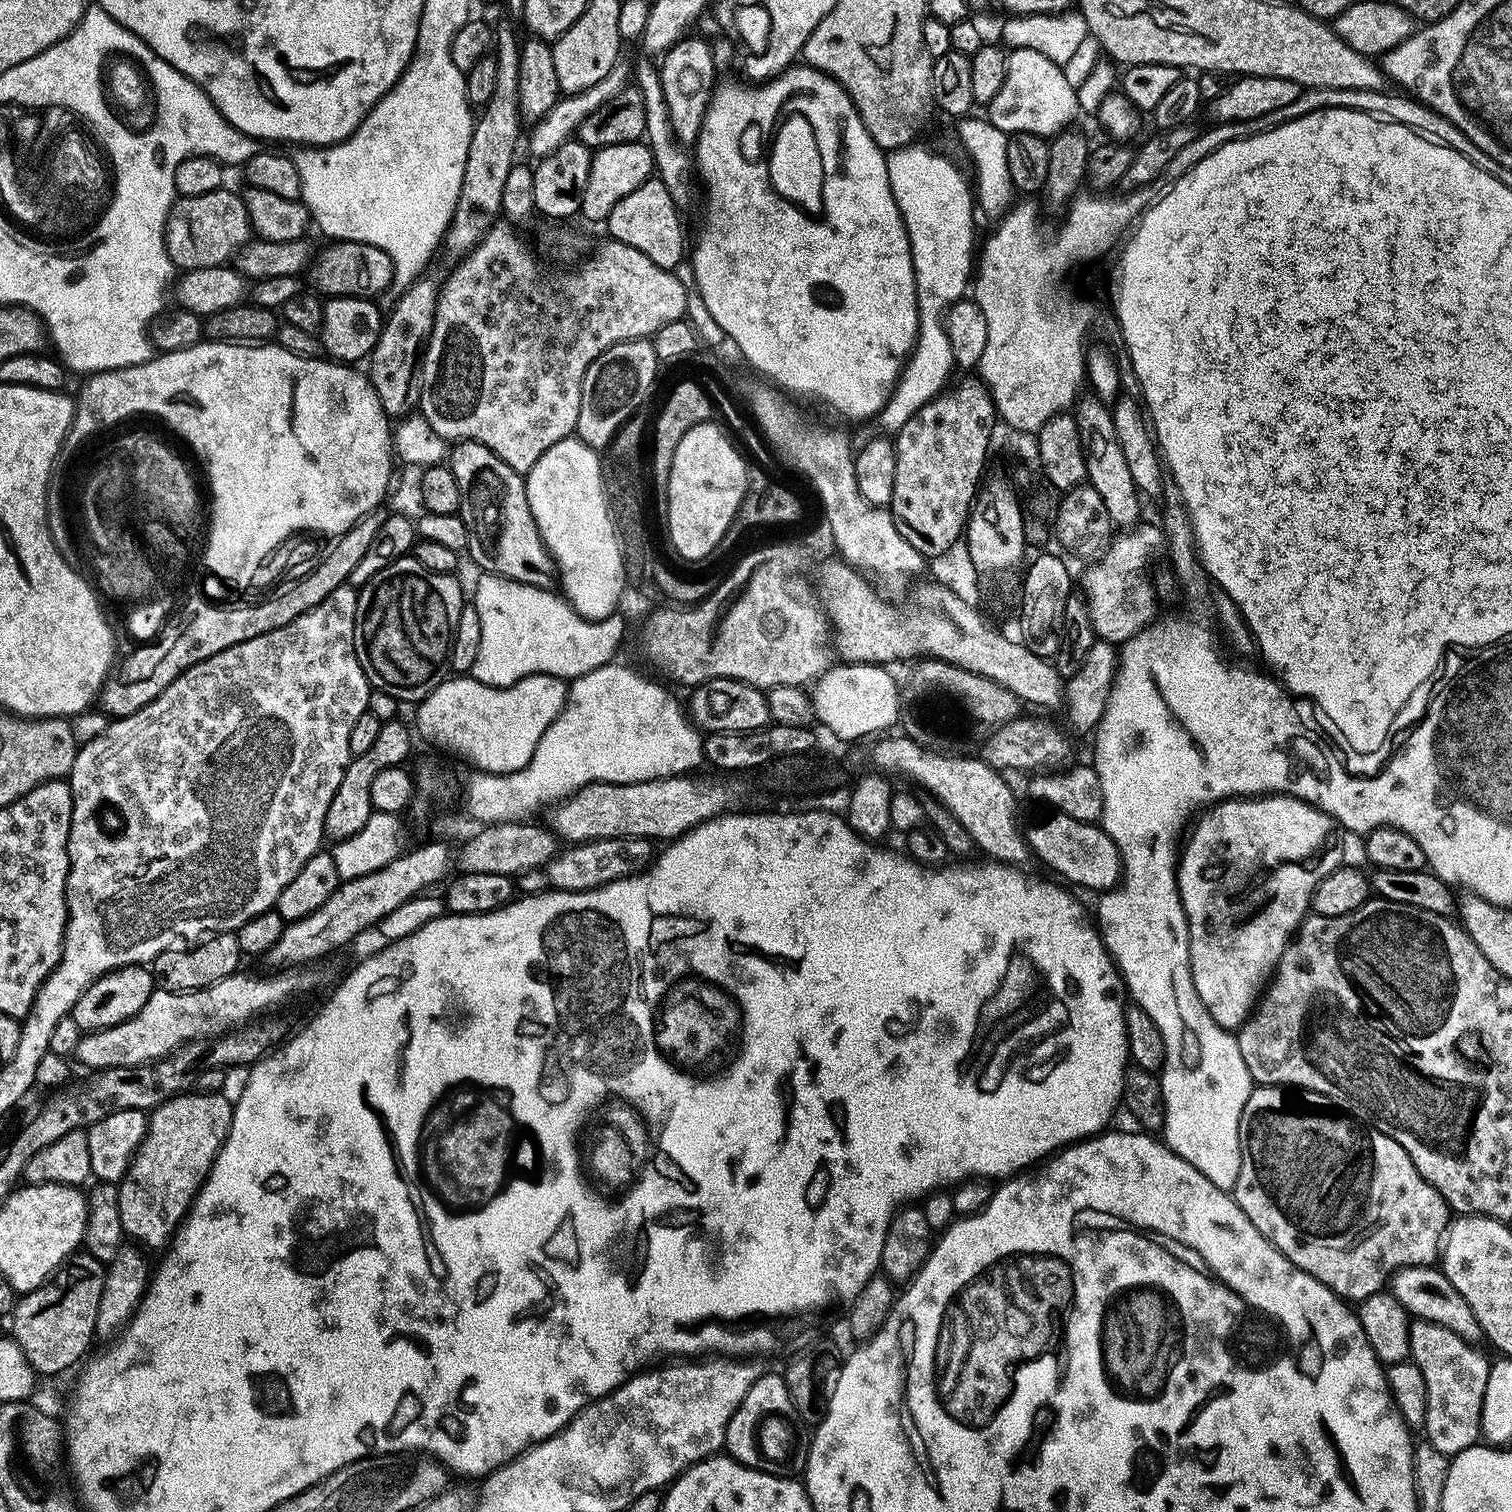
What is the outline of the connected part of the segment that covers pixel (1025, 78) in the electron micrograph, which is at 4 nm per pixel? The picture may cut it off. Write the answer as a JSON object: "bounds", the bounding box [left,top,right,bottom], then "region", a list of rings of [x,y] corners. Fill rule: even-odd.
{"bounds":[986,46,1081,138],"region":[[[1020,46],[1008,52],[1006,82],[1002,86],[1002,90],[998,90],[998,94],[994,94],[992,101],[986,105],[987,121],[1004,133],[1029,132],[1035,136],[1052,138],[1065,131],[1071,125],[1068,123],[1075,118],[1076,112],[1081,111],[1077,89],[1072,88],[1066,80],[1063,67],[1059,63],[1056,65],[1044,52],[1047,51],[1036,46]]]}

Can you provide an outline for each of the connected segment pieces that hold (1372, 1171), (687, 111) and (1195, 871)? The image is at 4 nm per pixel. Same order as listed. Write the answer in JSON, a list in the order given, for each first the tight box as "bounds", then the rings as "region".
[{"bounds":[1234,1084,1450,1302],"region":[[[1262,1084],[1253,1087],[1250,1098],[1246,1098],[1246,1106],[1242,1106],[1242,1118],[1238,1126],[1240,1135],[1240,1169],[1238,1170],[1238,1182],[1234,1189],[1236,1204],[1250,1218],[1253,1226],[1262,1233],[1274,1247],[1286,1257],[1298,1270],[1310,1274],[1322,1286],[1339,1296],[1345,1302],[1359,1302],[1370,1298],[1370,1294],[1385,1291],[1393,1272],[1406,1266],[1418,1266],[1419,1264],[1435,1265],[1437,1263],[1444,1229],[1450,1223],[1450,1209],[1448,1203],[1438,1194],[1422,1174],[1410,1162],[1410,1154],[1394,1142],[1386,1134],[1382,1134],[1377,1128],[1369,1128],[1363,1120],[1348,1115],[1341,1108],[1329,1102],[1322,1094],[1311,1092],[1305,1088],[1281,1086],[1279,1084]]]},{"bounds":[658,38,718,146],"region":[[[681,38],[677,40],[673,48],[663,53],[658,67],[660,80],[668,114],[672,124],[671,135],[678,138],[688,146],[695,145],[696,138],[701,130],[704,121],[705,110],[708,108],[708,101],[711,100],[711,93],[716,82],[708,76],[708,72],[717,71],[718,65],[714,55],[713,45],[708,45],[704,40],[688,40]]]},{"bounds":[1176,794,1341,1030],"region":[[[1269,794],[1255,798],[1233,798],[1225,800],[1213,807],[1209,816],[1204,816],[1196,824],[1188,845],[1183,845],[1178,856],[1176,866],[1176,888],[1180,891],[1180,898],[1186,922],[1188,923],[1188,965],[1192,971],[1192,981],[1196,987],[1198,998],[1210,1010],[1210,1018],[1218,1022],[1218,1026],[1229,1030],[1239,1029],[1252,1014],[1262,993],[1267,989],[1275,971],[1280,964],[1282,954],[1288,949],[1288,941],[1296,934],[1296,929],[1304,923],[1310,912],[1312,894],[1320,884],[1320,879],[1338,867],[1341,867],[1340,840],[1336,837],[1338,825],[1332,817],[1327,816],[1322,809],[1315,804],[1308,804],[1299,800],[1297,796],[1286,796],[1283,794]]]}]

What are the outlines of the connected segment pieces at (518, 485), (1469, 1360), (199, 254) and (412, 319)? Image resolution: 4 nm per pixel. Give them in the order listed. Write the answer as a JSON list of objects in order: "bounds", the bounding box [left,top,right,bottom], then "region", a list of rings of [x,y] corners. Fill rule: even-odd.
[{"bounds":[446,440,558,589],"region":[[[461,440],[451,445],[450,451],[446,456],[446,463],[452,469],[454,478],[458,478],[458,486],[464,491],[464,502],[462,505],[462,515],[464,521],[468,524],[470,539],[466,549],[467,555],[472,555],[472,560],[481,569],[484,574],[495,574],[497,576],[505,576],[511,580],[517,580],[520,584],[533,584],[536,588],[551,589],[554,581],[557,579],[558,573],[552,562],[552,555],[548,553],[548,548],[540,541],[540,531],[534,522],[534,514],[530,514],[530,502],[526,494],[526,486],[524,485],[525,477],[521,473],[515,472],[510,466],[506,466],[506,462],[502,462],[502,458],[498,458],[498,454],[494,454],[486,446],[482,446],[476,440]]]},{"bounds":[1410,1319,1490,1458],"region":[[[1413,1319],[1410,1330],[1410,1359],[1422,1370],[1422,1378],[1426,1380],[1426,1416],[1422,1425],[1427,1443],[1434,1446],[1442,1455],[1449,1458],[1457,1456],[1462,1450],[1481,1439],[1480,1419],[1482,1418],[1482,1402],[1486,1394],[1486,1378],[1490,1367],[1489,1357],[1484,1357],[1469,1341],[1464,1340],[1454,1330],[1446,1330],[1446,1326],[1438,1326],[1434,1322]]]},{"bounds":[162,187,253,272],"region":[[[222,187],[210,194],[181,196],[168,209],[162,239],[168,257],[177,269],[190,272],[227,265],[253,239],[252,223],[248,220],[243,199],[228,191],[227,187]]]},{"bounds":[366,278,438,418],"region":[[[421,278],[409,288],[403,289],[396,309],[383,321],[380,337],[367,361],[366,375],[372,389],[378,394],[384,412],[390,418],[403,418],[409,415],[408,399],[414,396],[414,381],[418,376],[418,361],[422,356],[422,349],[432,333],[434,310],[438,295],[437,281]]]}]

